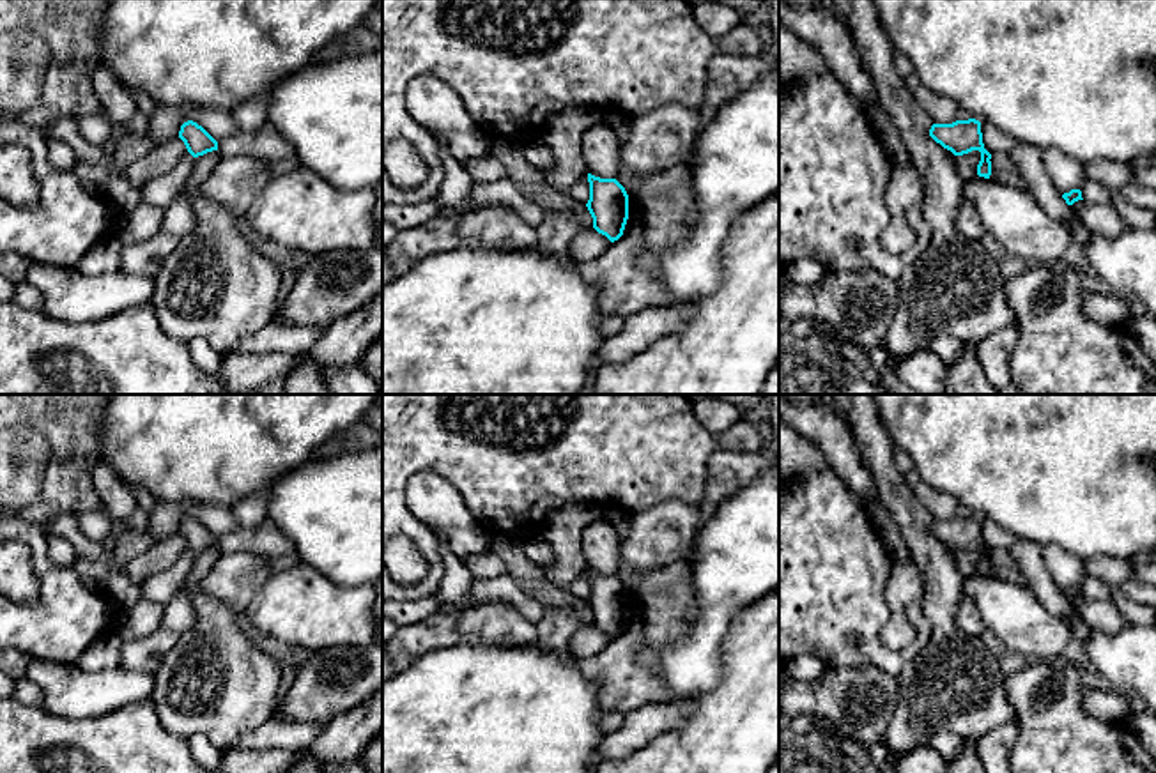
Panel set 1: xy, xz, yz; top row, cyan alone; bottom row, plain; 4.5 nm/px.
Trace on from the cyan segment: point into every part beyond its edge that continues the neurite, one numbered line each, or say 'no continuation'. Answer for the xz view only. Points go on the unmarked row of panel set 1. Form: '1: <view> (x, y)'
no continuation

